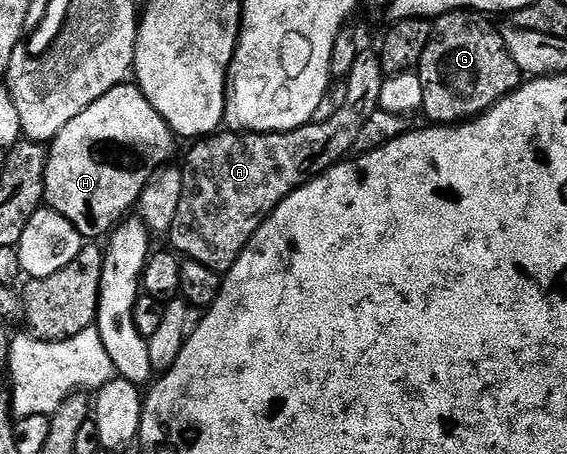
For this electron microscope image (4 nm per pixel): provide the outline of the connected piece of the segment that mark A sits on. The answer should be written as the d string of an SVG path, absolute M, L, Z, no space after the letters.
M362 50L354 61L350 74L343 81L342 91L346 102L326 122L304 124L298 130L289 132L221 130L197 139L193 143L196 145L189 150L188 157L182 163L182 198L178 201L178 214L174 214L170 233L171 247L181 257L202 262L202 266L210 266L210 270L215 272L228 273L232 269L232 263L242 254L250 238L254 238L262 222L291 192L341 163L355 149L362 126L366 126L370 114L379 109L384 78L379 51Z

